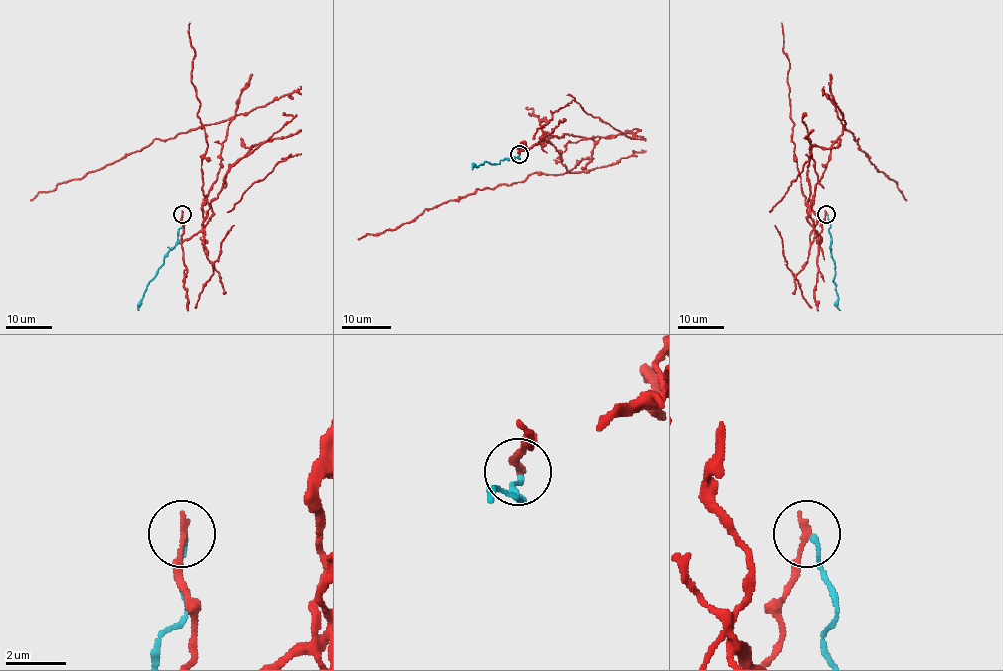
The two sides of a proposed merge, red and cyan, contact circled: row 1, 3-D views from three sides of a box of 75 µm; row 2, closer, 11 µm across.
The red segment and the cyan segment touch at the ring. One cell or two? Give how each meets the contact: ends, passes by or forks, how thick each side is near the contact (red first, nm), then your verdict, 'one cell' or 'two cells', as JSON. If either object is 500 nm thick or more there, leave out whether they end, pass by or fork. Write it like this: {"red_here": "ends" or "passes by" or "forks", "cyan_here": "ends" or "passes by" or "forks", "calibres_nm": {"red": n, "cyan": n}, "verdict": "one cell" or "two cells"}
{"red_here": "ends", "cyan_here": "ends", "calibres_nm": {"red": 240, "cyan": 150}, "verdict": "two cells"}

